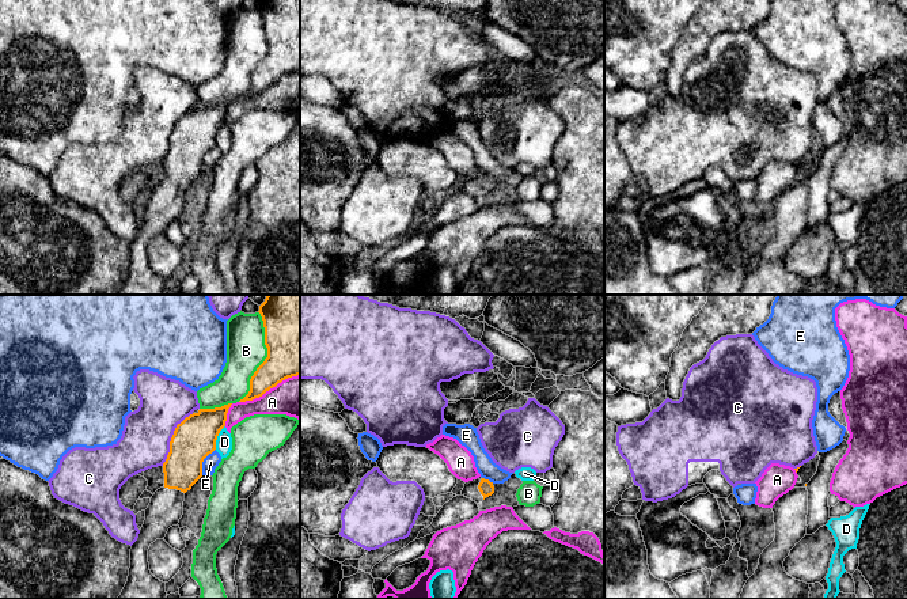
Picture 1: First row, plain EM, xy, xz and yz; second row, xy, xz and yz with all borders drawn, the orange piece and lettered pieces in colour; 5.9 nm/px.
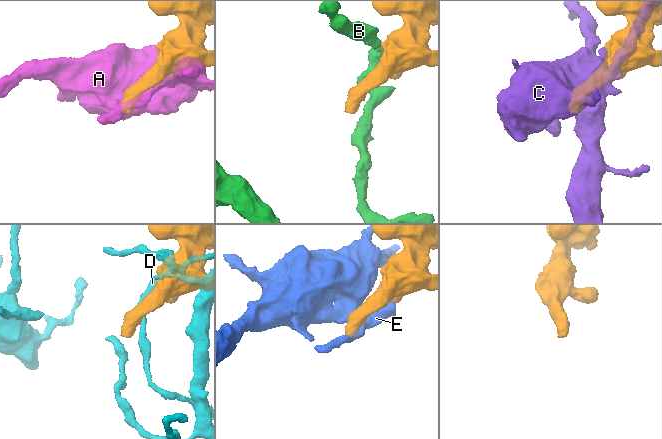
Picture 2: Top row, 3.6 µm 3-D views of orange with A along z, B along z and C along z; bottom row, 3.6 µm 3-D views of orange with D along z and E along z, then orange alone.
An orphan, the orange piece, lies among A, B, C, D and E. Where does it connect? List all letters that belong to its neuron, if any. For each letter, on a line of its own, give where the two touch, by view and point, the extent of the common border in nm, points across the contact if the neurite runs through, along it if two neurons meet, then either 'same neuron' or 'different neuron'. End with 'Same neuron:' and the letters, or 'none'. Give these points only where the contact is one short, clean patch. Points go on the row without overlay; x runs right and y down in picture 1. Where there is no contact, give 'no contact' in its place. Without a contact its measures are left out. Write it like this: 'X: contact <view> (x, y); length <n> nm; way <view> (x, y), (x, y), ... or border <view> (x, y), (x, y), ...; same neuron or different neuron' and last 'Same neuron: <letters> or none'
A: contact xy (269, 84); length 400 nm; different neuron
B: contact xy (266, 53); length 550 nm; different neuron
C: contact xy (171, 133); length 360 nm; different neuron
D: contact xy (216, 133); length 160 nm; different neuron
E: contact xy (202, 156); length 180 nm; border xy (215, 144), (204, 155), (201, 170); different neuron
Same neuron: none

